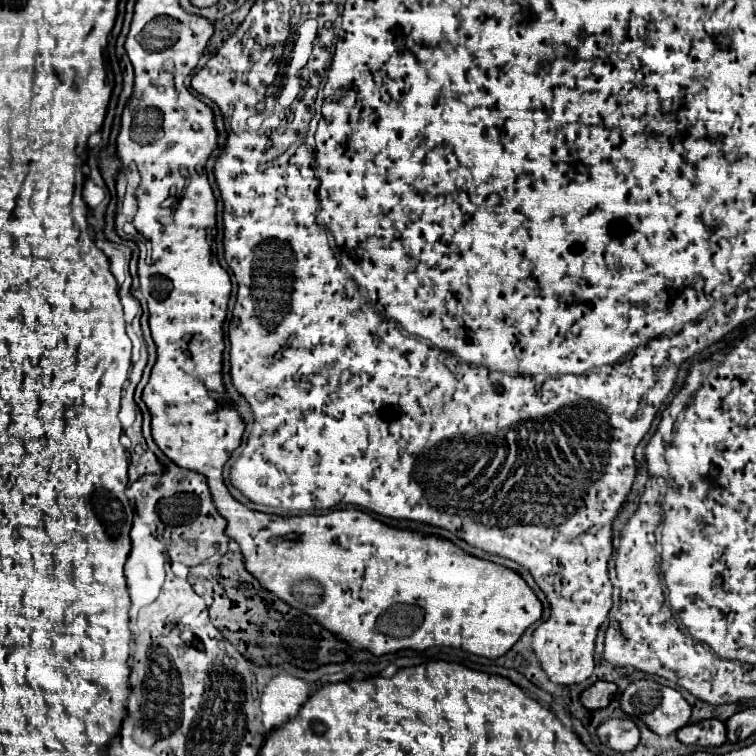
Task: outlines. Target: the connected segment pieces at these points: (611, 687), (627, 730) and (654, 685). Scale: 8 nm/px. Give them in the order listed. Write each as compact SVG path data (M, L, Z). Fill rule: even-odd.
M596 682L592 686L588 686L582 694L580 694L580 700L582 704L588 708L588 710L600 710L600 708L606 708L610 704L610 700L614 698L616 694L616 684L612 682Z
M610 718L596 728L596 734L602 744L610 746L616 752L630 752L640 742L640 732L638 732L636 724L628 718L624 718L624 720Z
M634 680L620 698L620 708L628 716L640 718L654 734L658 736L670 736L672 732L680 730L690 720L690 706L682 698L682 694L670 686L662 686L654 680Z

